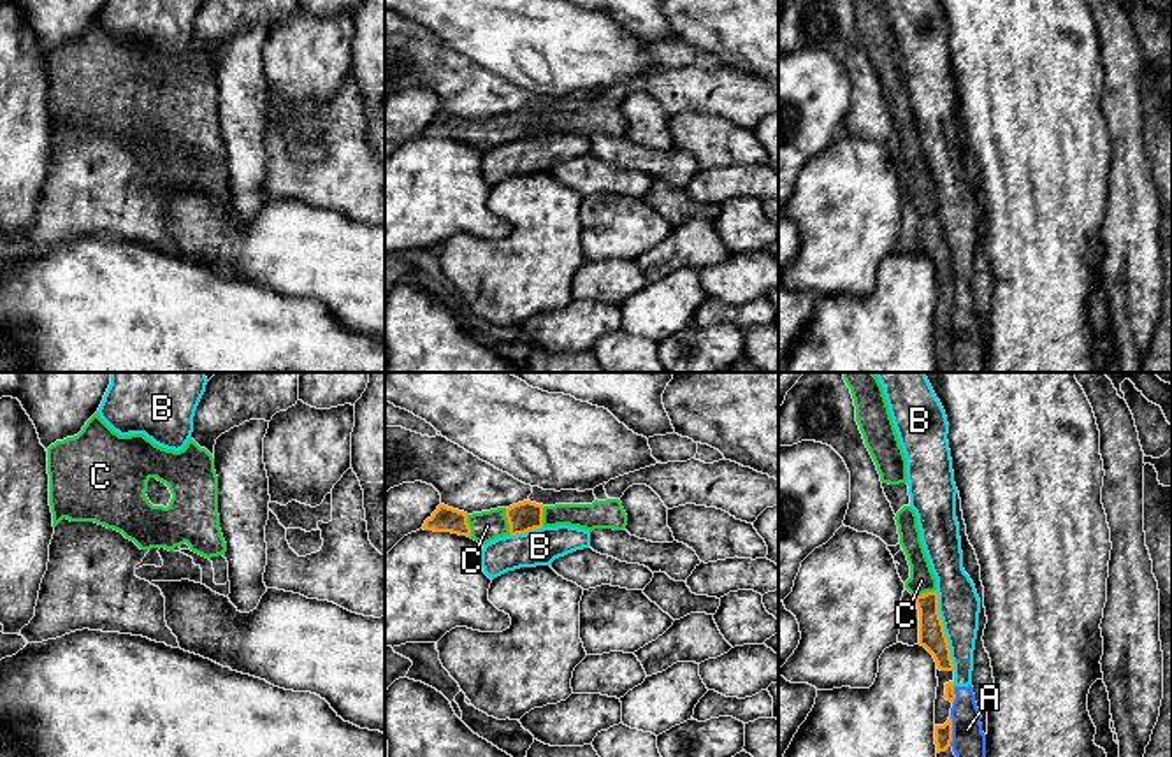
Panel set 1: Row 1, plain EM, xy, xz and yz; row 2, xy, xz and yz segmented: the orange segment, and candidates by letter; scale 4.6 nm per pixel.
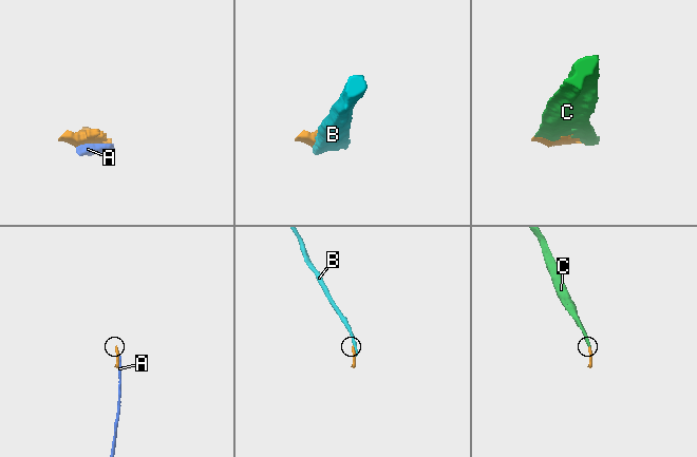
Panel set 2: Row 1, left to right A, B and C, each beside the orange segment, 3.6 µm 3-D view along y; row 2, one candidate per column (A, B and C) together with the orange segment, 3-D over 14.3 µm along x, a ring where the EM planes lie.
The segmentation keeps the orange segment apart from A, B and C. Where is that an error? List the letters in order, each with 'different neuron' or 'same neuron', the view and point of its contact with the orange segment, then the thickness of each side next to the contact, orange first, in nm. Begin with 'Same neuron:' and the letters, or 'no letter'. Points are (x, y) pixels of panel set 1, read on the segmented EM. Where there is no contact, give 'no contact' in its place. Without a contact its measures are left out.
Same neuron: C
A: different neuron; meets orange in yz at (951, 731); 80 nm thick on the orange side, 150 nm on the other
B: different neuron; meets orange in yz at (944, 631); 120 nm thick on the orange side, 190 nm on the other
C: same neuron; meets orange in xz at (508, 520); 140 nm thick on the orange side, 140 nm on the other

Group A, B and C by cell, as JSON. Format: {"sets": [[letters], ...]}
{"sets": [["A", "B"], ["C"]]}

